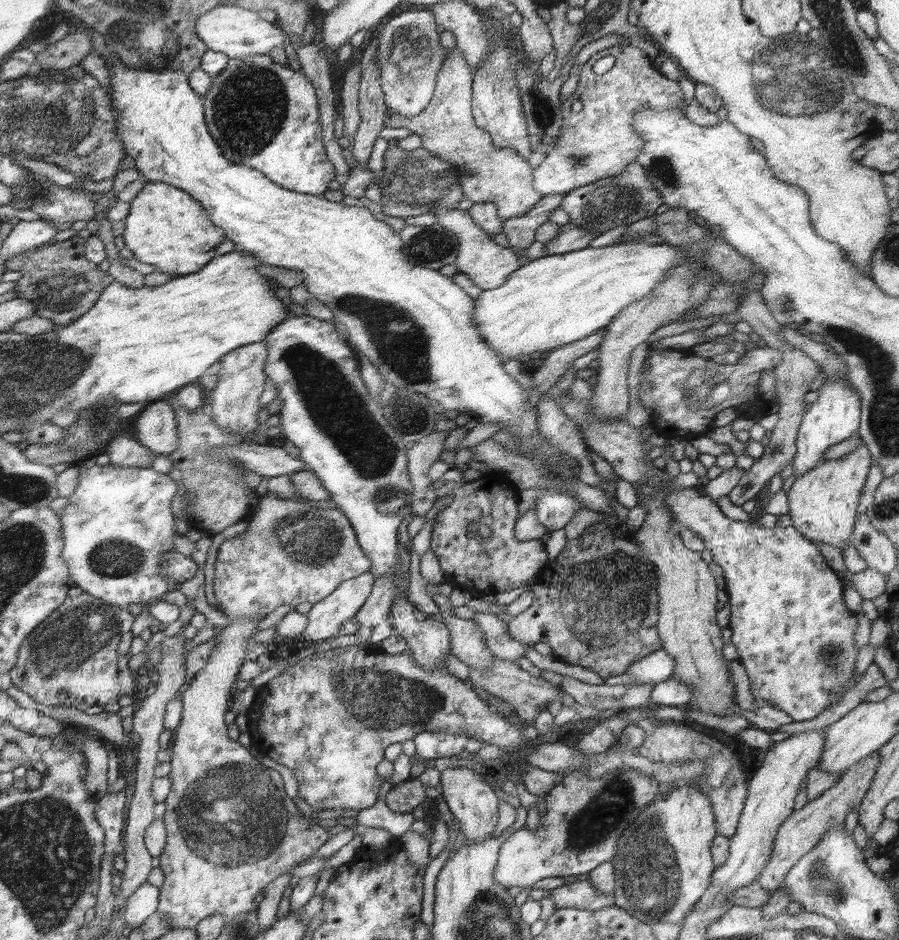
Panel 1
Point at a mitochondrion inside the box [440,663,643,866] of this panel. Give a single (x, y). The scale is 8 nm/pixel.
(610, 808)

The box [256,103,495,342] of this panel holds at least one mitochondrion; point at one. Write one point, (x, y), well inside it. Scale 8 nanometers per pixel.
(418, 178)

